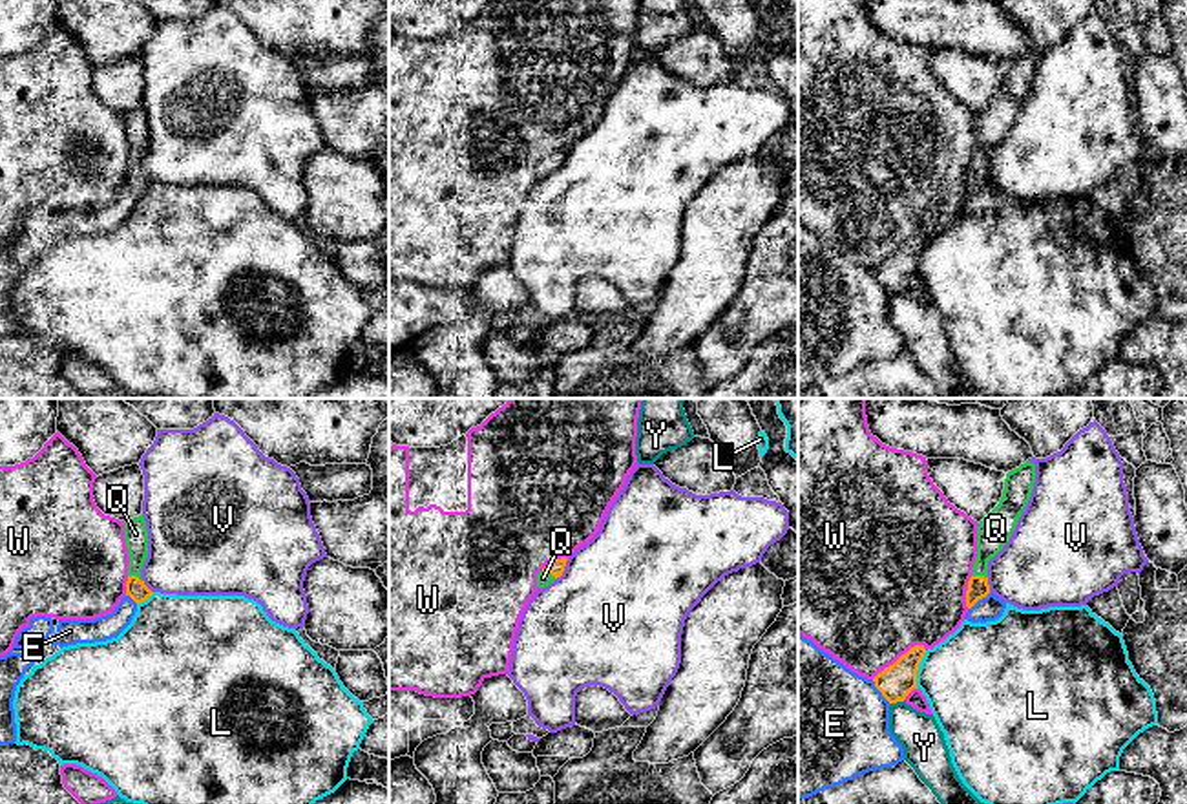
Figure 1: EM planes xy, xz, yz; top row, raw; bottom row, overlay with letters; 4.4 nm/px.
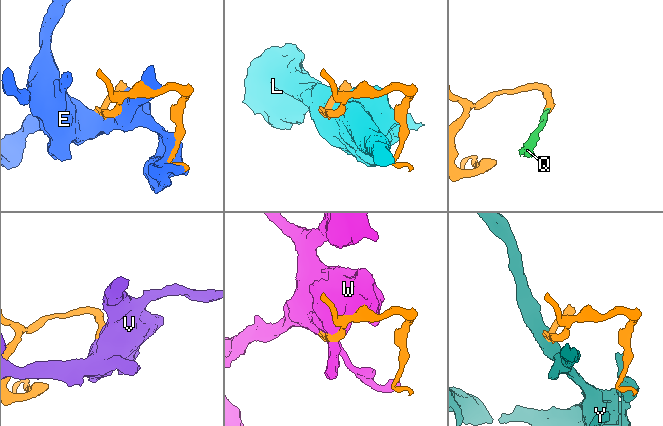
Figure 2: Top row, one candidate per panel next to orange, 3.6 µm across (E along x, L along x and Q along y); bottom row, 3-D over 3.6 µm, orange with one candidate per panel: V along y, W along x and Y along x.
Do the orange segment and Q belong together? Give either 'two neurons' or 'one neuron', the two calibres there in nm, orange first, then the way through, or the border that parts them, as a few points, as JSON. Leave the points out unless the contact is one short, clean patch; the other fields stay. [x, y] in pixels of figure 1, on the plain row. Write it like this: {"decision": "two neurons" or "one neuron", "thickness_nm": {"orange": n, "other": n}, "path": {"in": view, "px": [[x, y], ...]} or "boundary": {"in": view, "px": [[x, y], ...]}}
{"decision": "one neuron", "thickness_nm": {"orange": 100, "other": 150}, "path": {"in": "yz", "px": [[977, 178], [979, 167], [983, 145], [996, 119]]}}

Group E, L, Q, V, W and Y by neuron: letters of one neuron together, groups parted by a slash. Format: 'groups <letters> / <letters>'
groups E / L / Q / V / W / Y

